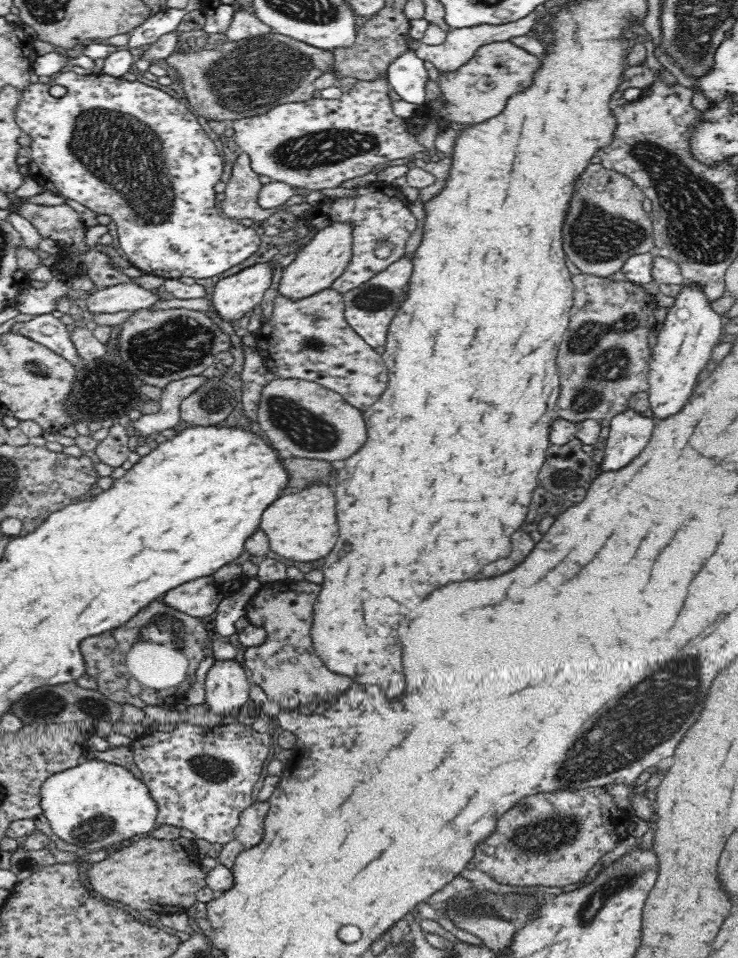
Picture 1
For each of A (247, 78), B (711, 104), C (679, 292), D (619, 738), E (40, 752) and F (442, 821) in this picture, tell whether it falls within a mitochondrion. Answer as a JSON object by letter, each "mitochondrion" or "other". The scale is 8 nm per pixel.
{"A":"mitochondrion","B":"other","C":"other","D":"mitochondrion","E":"other","F":"other"}

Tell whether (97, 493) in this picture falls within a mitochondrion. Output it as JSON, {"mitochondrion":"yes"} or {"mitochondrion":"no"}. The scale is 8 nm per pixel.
{"mitochondrion":"no"}

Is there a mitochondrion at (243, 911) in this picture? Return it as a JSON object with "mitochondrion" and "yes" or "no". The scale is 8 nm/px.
{"mitochondrion":"no"}

